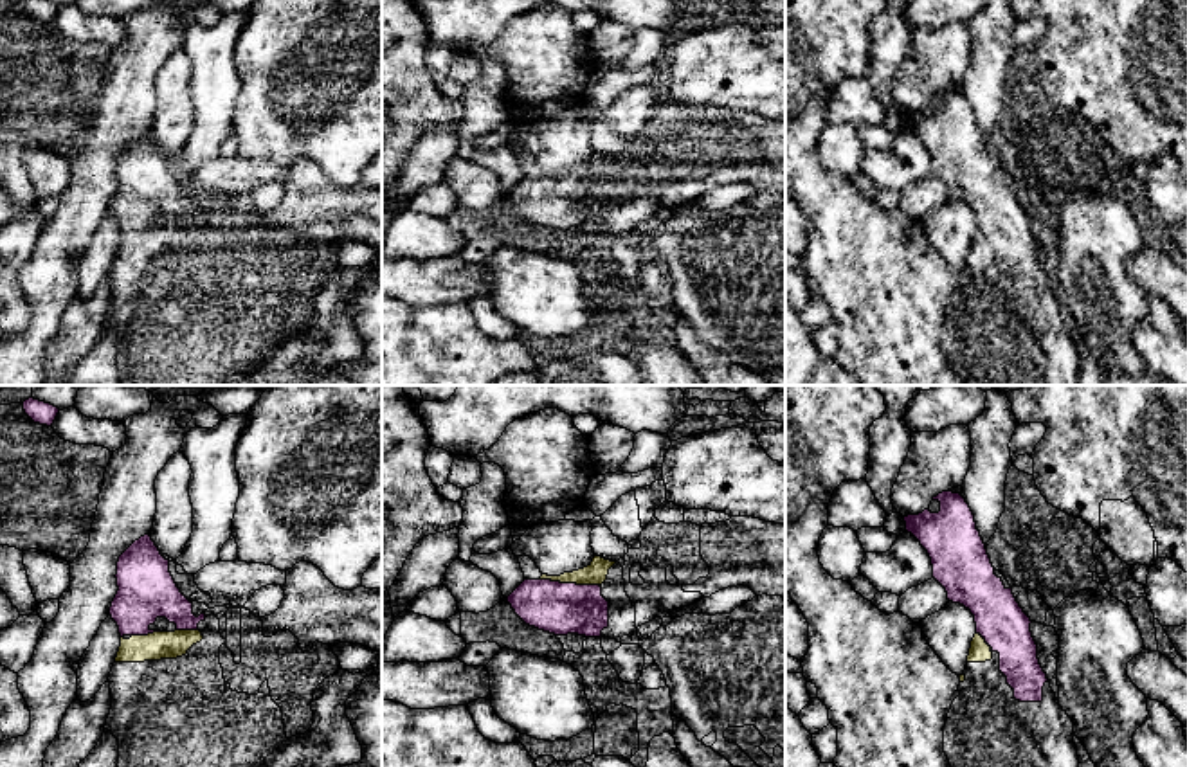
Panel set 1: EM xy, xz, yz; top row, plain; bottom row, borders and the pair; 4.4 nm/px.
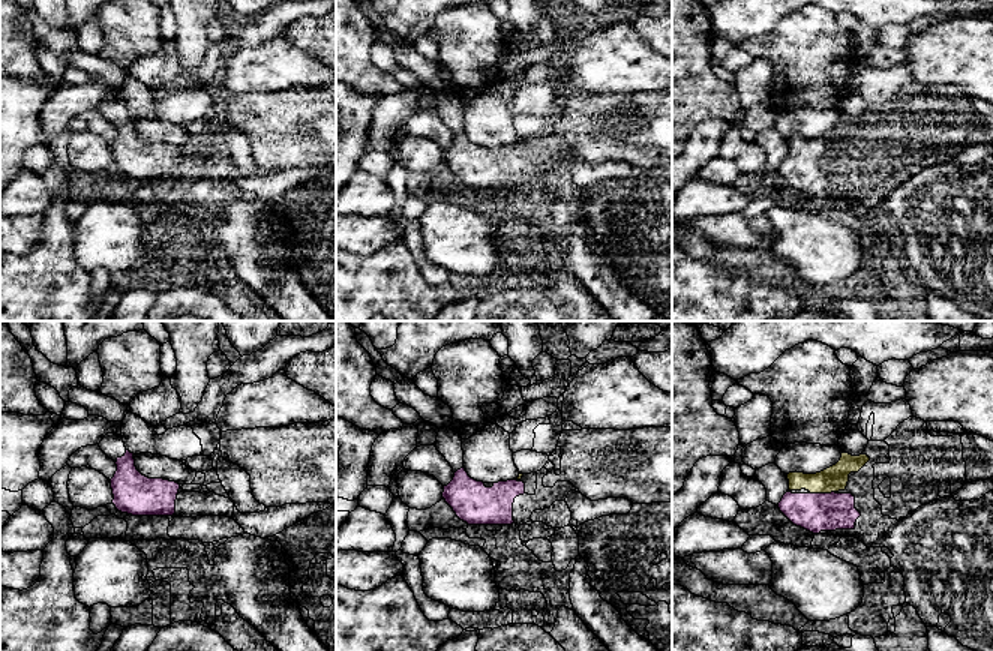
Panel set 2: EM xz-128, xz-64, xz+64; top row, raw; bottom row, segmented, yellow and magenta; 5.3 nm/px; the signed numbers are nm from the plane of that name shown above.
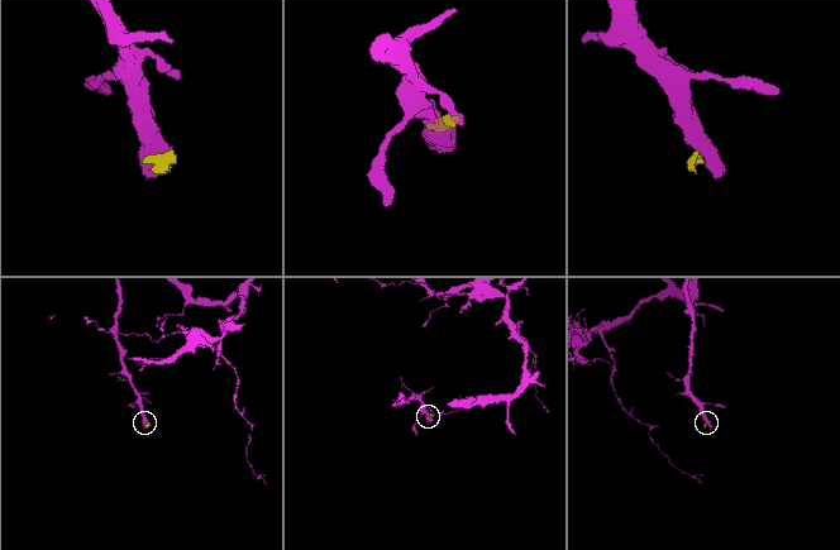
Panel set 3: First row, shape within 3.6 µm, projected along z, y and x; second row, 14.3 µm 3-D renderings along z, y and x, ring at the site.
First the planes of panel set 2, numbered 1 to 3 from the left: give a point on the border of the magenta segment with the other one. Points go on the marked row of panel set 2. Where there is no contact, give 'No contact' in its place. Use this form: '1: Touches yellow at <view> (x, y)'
1: No contact
2: No contact
3: Touches yellow at xz+64 (822, 492)

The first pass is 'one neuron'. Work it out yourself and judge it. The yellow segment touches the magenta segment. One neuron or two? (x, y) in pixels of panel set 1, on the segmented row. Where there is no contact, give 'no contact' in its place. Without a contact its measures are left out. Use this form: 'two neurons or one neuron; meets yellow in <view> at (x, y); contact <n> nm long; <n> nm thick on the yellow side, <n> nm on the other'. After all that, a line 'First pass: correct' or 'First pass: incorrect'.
one neuron; meets yellow in xz at (570, 582); contact 280 nm long; 100 nm thick on the yellow side, 240 nm on the other
First pass: correct

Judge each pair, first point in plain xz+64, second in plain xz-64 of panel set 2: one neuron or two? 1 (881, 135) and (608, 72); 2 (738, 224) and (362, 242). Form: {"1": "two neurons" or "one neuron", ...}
{"1": "two neurons", "2": "one neuron"}

